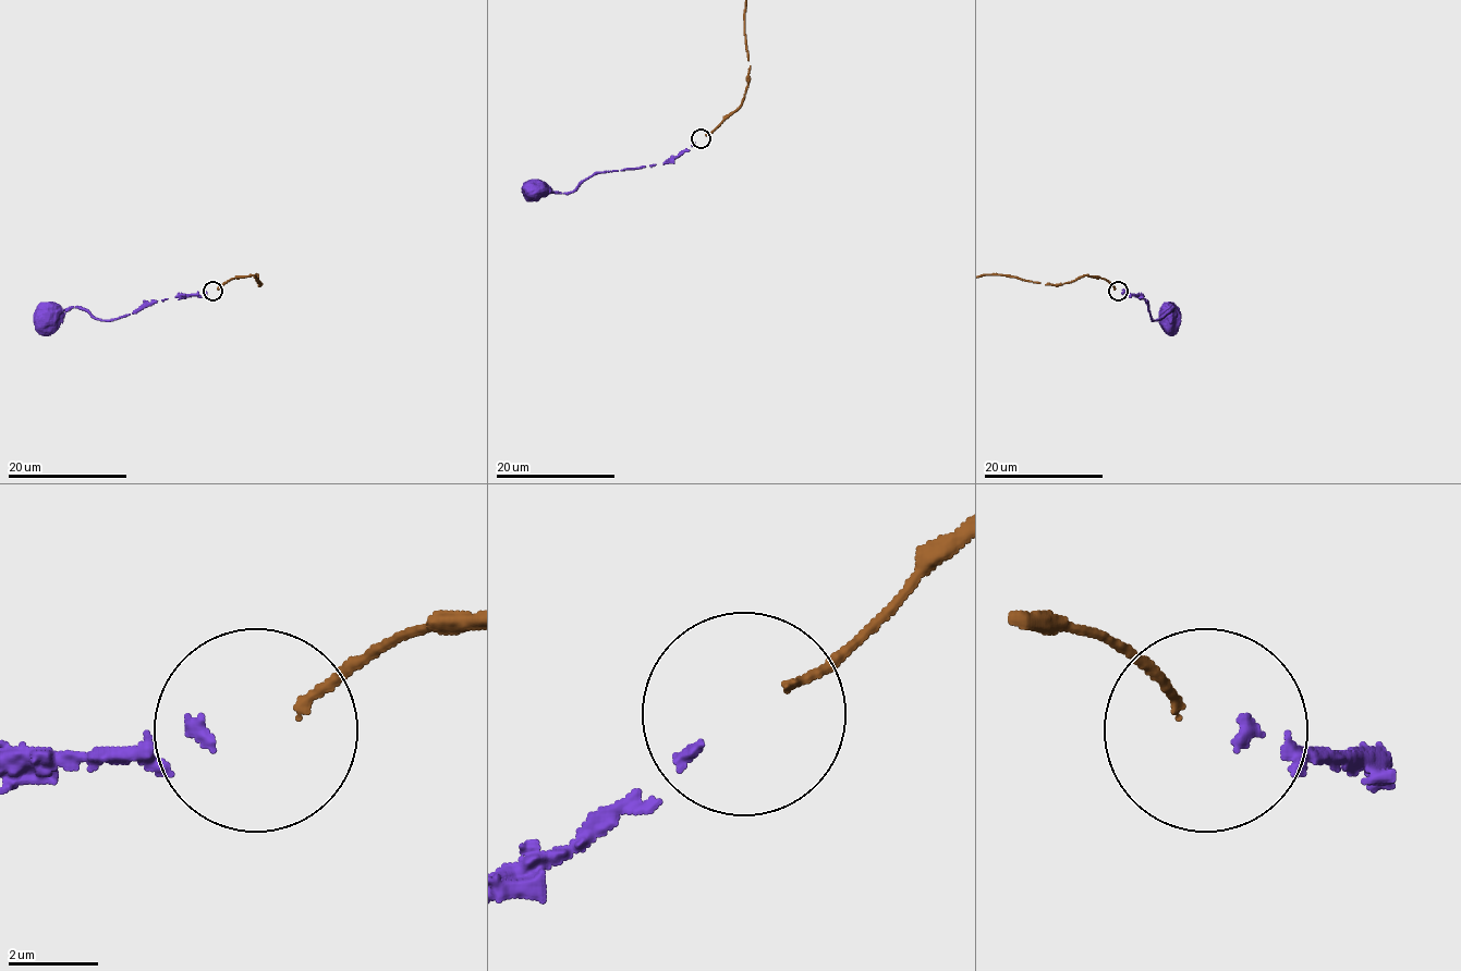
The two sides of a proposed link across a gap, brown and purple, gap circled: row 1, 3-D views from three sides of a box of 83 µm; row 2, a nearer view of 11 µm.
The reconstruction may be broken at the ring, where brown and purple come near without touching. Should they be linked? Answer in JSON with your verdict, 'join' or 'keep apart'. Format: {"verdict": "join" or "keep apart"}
{"verdict": "join"}

